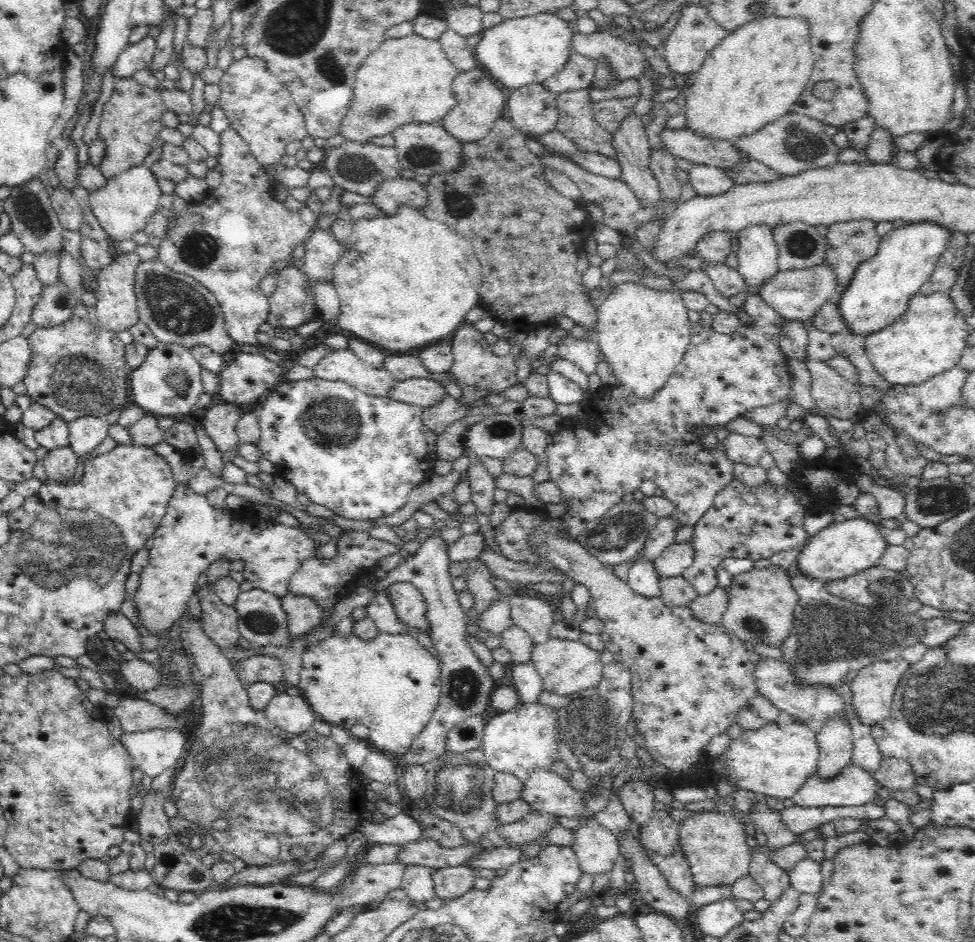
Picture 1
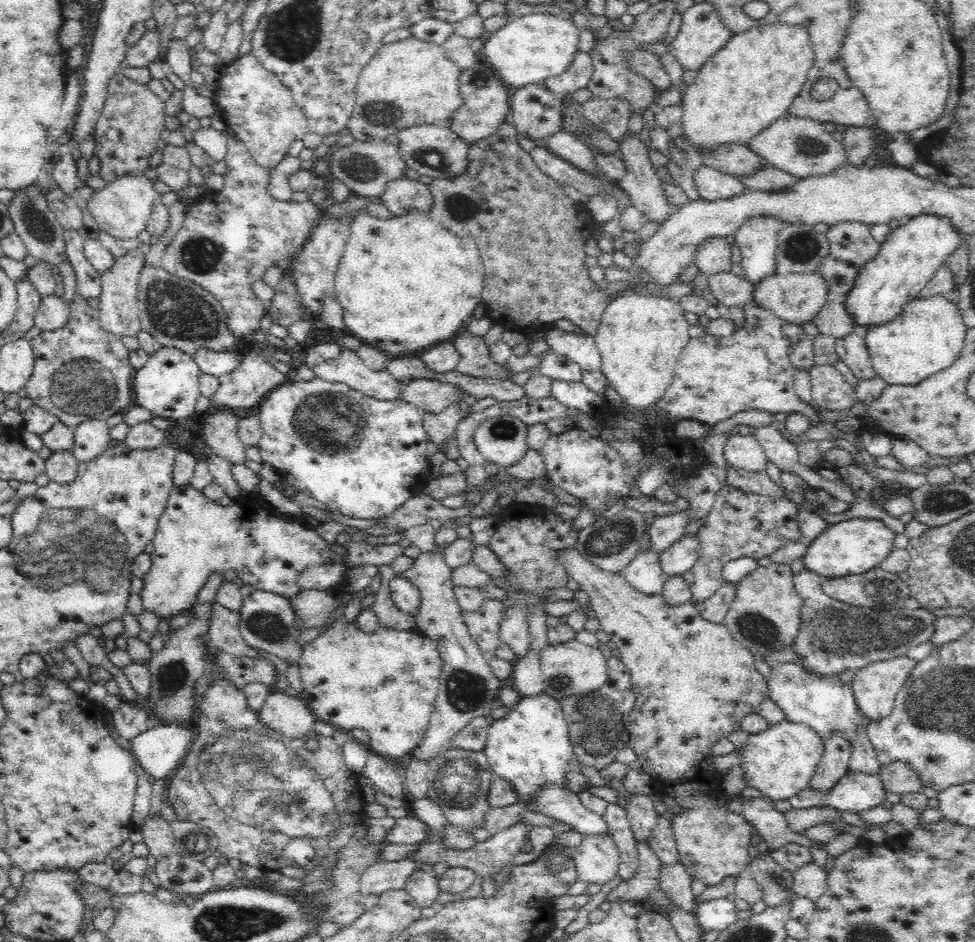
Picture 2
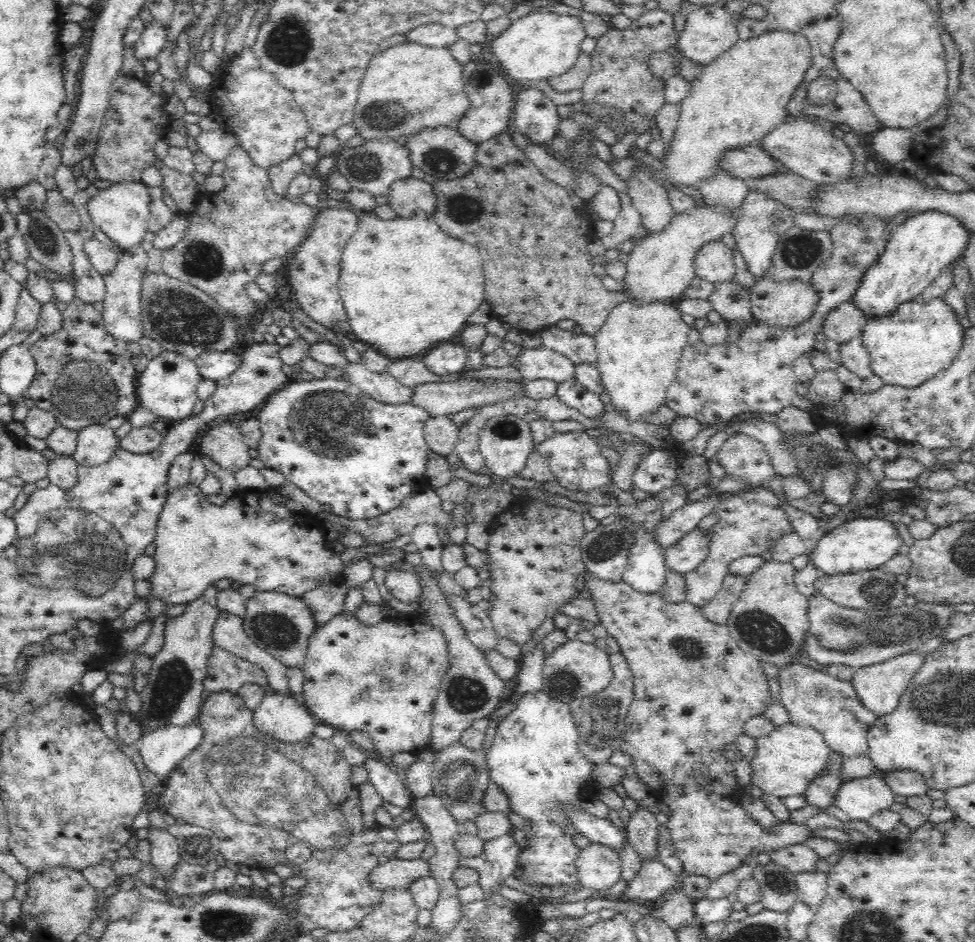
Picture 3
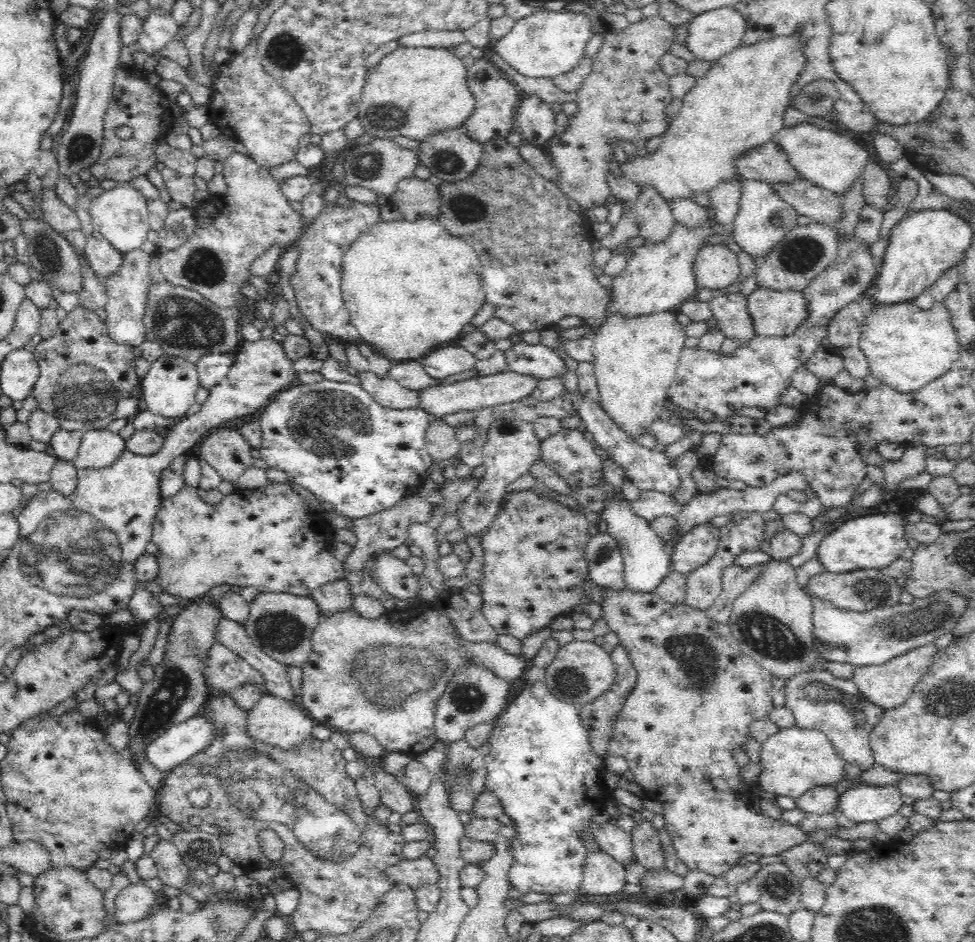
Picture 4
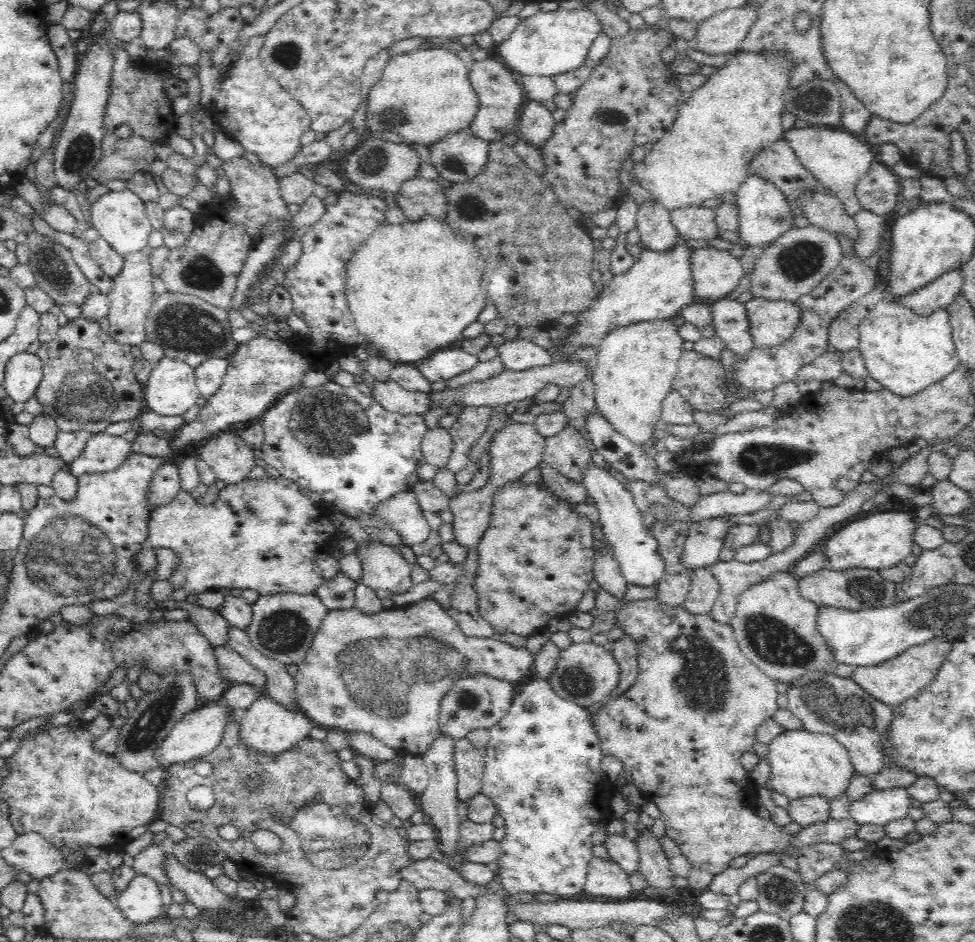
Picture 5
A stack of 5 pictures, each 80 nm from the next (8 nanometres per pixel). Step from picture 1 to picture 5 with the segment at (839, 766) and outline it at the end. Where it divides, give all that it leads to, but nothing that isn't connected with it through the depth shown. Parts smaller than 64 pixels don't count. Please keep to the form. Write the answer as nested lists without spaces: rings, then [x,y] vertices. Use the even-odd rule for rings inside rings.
[[[810,796],[791,800],[787,811],[792,823],[804,828],[828,821],[831,818],[830,801],[826,797]]]

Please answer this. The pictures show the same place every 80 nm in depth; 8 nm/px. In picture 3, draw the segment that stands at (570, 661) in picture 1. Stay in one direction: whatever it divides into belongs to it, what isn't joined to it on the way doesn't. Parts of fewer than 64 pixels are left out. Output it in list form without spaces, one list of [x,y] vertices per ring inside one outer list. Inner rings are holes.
[[[577,639],[566,641],[550,656],[546,656],[543,673],[543,690],[552,698],[565,703],[602,692],[608,688],[613,676],[609,653],[601,650],[594,643],[581,642]]]

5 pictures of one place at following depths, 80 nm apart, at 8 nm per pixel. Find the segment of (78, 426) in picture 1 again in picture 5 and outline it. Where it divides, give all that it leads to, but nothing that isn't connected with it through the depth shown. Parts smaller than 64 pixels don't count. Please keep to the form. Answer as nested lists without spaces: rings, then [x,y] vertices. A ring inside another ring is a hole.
[[[105,431],[93,434],[85,450],[70,466],[71,473],[78,478],[82,474],[100,474],[118,469],[130,454],[132,444],[123,436],[114,436]]]

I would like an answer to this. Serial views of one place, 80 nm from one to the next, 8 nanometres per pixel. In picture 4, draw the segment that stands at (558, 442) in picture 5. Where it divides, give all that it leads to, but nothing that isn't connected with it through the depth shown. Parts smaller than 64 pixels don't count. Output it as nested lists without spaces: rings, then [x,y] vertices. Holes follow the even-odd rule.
[[[563,428],[558,434],[543,440],[541,442],[541,460],[546,465],[550,465],[556,474],[564,477],[566,483],[575,489],[596,486],[604,481],[604,475],[601,472],[604,460],[592,446],[592,442],[589,442],[578,429]]]

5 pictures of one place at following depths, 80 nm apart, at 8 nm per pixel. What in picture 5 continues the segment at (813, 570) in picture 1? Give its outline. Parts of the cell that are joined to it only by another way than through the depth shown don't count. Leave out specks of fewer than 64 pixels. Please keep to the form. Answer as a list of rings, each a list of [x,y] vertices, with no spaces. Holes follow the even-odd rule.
[[[887,511],[868,515],[842,527],[832,538],[819,546],[828,557],[829,568],[843,571],[847,568],[865,568],[880,571],[904,562],[912,554],[917,523],[914,513]]]

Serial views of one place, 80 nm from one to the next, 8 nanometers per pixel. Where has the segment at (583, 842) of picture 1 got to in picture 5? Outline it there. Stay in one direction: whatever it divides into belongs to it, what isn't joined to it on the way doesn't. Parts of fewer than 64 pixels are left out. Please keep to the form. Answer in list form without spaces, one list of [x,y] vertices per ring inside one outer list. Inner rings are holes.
[[[594,857],[588,866],[584,892],[592,896],[628,898],[633,892],[629,875],[610,859]]]

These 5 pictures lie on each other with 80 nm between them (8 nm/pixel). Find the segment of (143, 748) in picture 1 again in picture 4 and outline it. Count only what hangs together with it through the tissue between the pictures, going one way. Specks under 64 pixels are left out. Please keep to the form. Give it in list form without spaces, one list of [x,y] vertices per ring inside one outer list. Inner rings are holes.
[[[206,715],[191,716],[152,740],[146,748],[146,758],[165,775],[206,750],[212,744],[214,734],[216,727]]]

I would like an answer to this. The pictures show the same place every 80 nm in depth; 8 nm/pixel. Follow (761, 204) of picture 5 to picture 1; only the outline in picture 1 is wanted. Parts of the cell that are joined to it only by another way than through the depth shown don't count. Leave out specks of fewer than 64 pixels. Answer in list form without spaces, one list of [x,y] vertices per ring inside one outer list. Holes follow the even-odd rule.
[[[753,224],[738,232],[737,270],[749,287],[759,287],[778,271],[778,245],[770,225]]]

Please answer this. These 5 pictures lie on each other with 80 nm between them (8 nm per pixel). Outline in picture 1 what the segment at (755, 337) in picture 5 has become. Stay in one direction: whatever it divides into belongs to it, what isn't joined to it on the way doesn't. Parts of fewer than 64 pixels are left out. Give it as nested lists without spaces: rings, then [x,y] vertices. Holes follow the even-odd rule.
[[[822,262],[822,264],[812,266],[812,268],[779,270],[771,279],[759,286],[759,291],[756,294],[760,295],[764,302],[767,302],[784,319],[804,321],[805,319],[812,319],[822,309],[828,297],[838,289],[833,268]]]

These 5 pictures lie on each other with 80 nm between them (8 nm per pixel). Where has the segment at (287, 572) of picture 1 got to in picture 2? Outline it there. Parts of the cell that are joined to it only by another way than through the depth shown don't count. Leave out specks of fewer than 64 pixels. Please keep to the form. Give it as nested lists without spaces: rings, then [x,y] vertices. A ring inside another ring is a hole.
[[[190,484],[176,486],[172,488],[153,540],[152,568],[143,578],[143,608],[162,618],[173,618],[195,604],[202,586],[212,574],[225,573],[228,570],[234,570],[240,580],[256,586],[257,590],[272,592],[292,600],[303,591],[298,585],[298,578],[306,568],[333,562],[332,548],[320,537],[320,532],[312,529],[304,518],[281,513],[264,502],[262,496],[235,499],[230,506],[224,506],[210,500],[203,491]]]

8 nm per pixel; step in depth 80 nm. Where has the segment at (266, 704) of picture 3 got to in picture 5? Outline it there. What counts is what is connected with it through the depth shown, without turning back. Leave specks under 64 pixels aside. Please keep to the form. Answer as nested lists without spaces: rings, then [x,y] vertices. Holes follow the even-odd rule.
[[[262,695],[253,702],[240,717],[240,742],[244,746],[260,754],[272,754],[290,750],[300,740],[309,736],[311,727],[310,718],[301,710],[288,710],[279,702],[270,700],[267,695]]]

